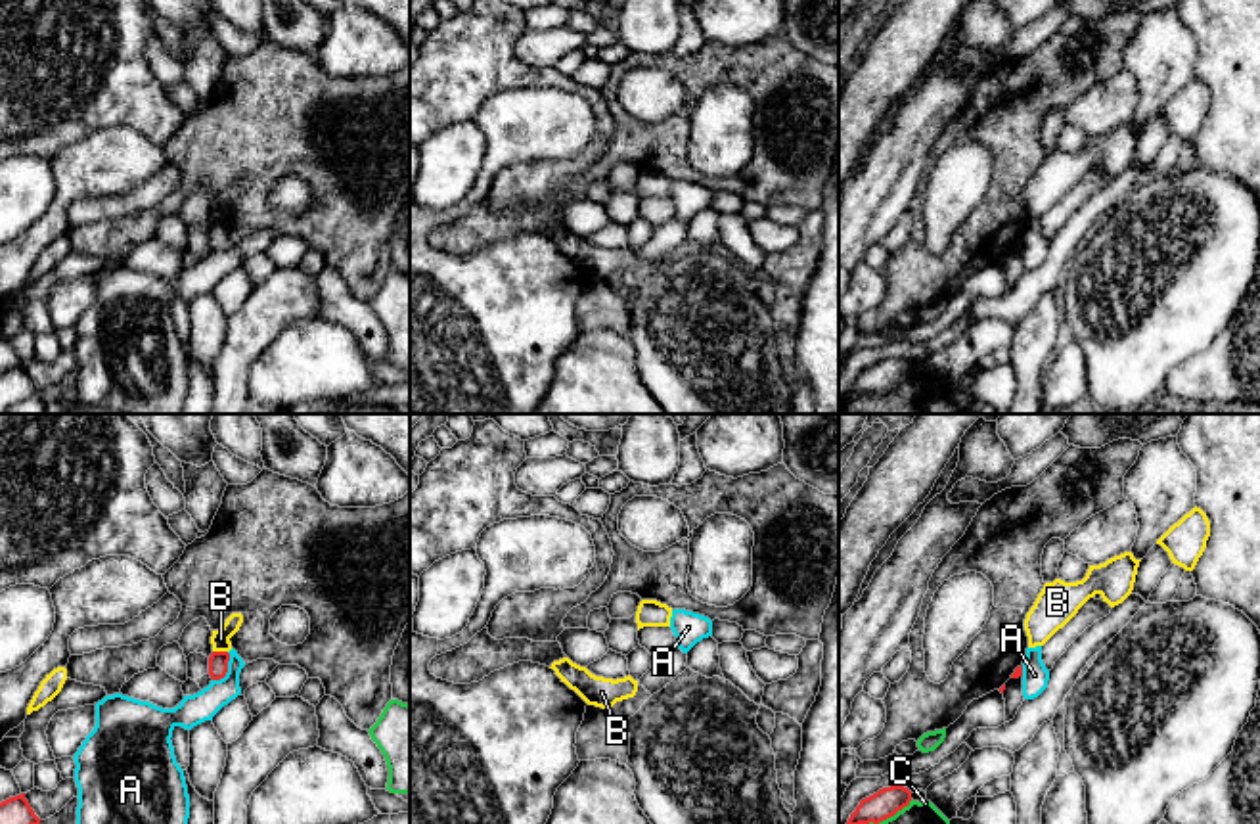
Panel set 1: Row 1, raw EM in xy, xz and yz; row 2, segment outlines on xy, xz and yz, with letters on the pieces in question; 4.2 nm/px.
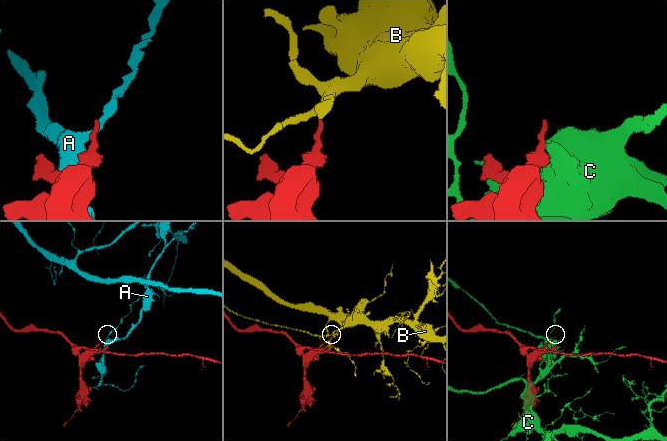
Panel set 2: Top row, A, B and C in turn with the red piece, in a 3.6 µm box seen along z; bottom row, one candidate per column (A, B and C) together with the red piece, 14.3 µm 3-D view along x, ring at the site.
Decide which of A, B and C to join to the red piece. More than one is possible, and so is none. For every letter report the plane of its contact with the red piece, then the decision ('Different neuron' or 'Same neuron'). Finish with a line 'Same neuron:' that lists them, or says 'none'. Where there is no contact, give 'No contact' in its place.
A: Touches red in xy. Different neuron
B: Touches red in xy. Different neuron
C: Touches red in yz. Different neuron
Same neuron: none

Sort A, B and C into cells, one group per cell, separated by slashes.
A / B / C

